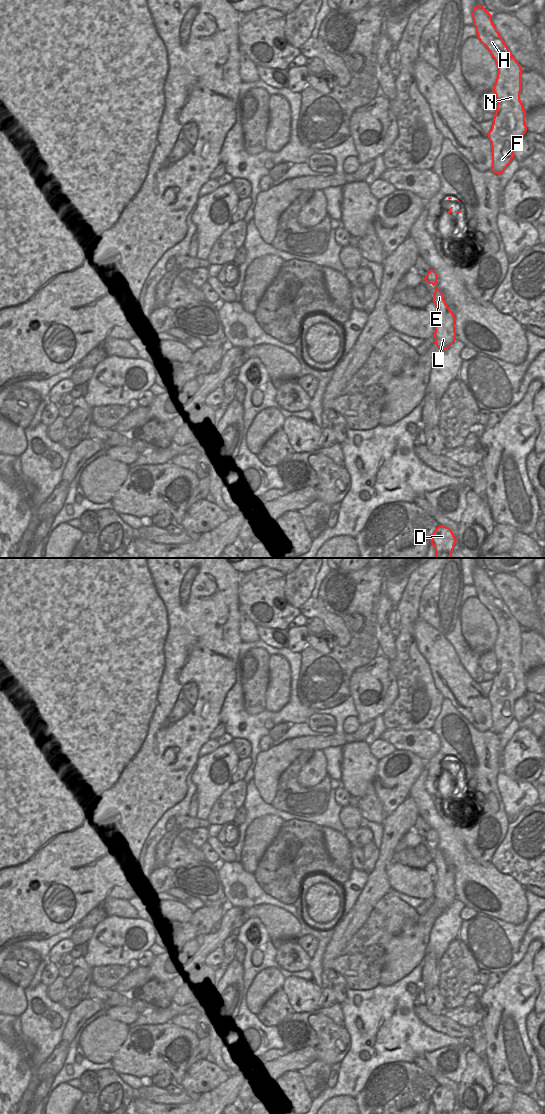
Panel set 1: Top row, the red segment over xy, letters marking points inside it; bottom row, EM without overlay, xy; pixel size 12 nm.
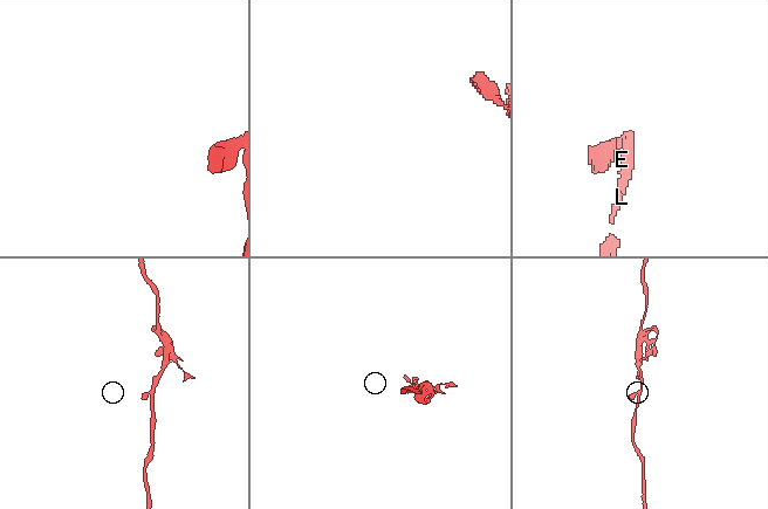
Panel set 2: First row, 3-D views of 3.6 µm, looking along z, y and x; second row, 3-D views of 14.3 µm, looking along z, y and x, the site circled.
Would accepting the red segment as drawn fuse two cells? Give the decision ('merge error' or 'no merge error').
no merge error

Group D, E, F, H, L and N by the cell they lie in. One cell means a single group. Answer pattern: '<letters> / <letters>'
D E F H L N

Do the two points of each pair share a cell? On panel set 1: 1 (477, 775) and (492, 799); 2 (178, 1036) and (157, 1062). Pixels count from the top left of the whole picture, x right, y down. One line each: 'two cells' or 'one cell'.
1: one cell
2: one cell

